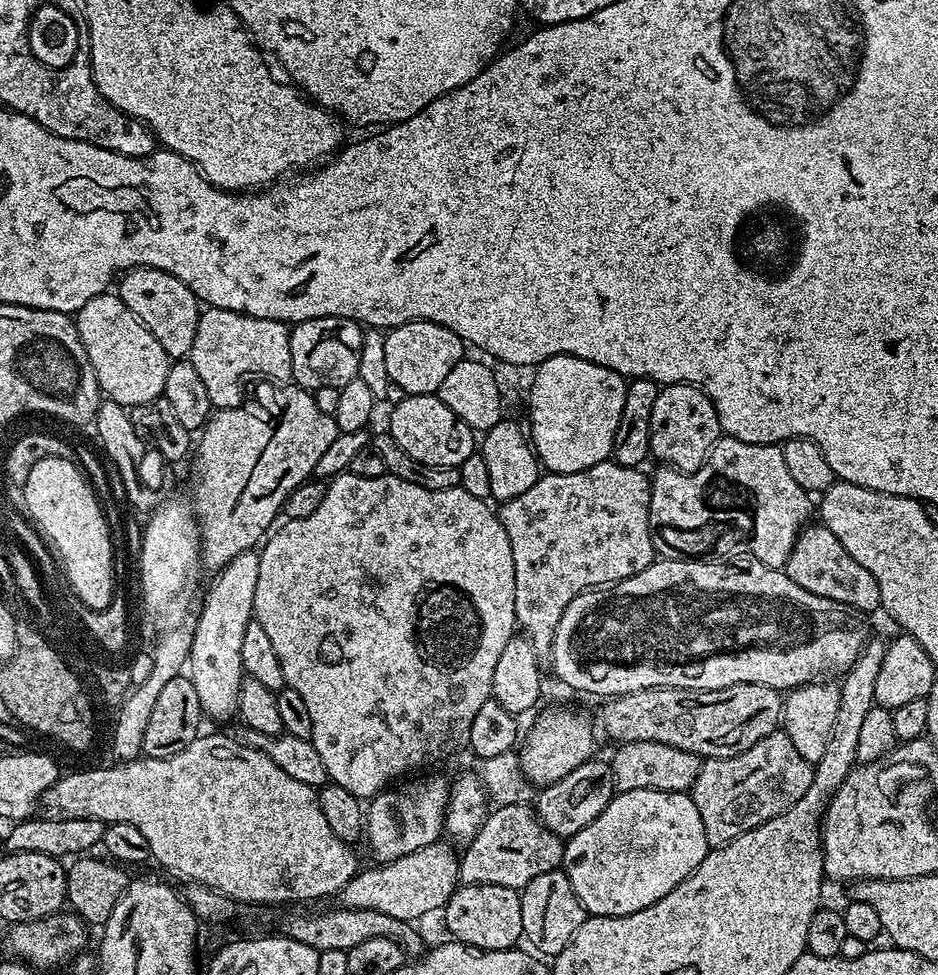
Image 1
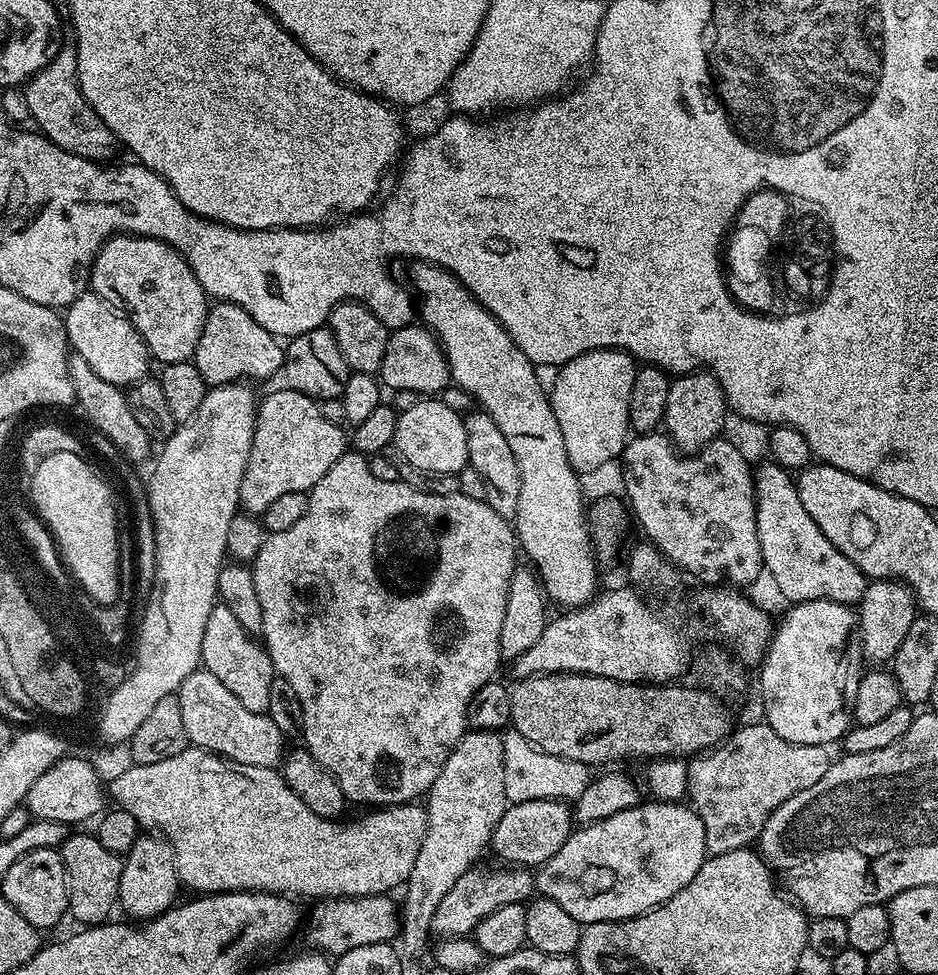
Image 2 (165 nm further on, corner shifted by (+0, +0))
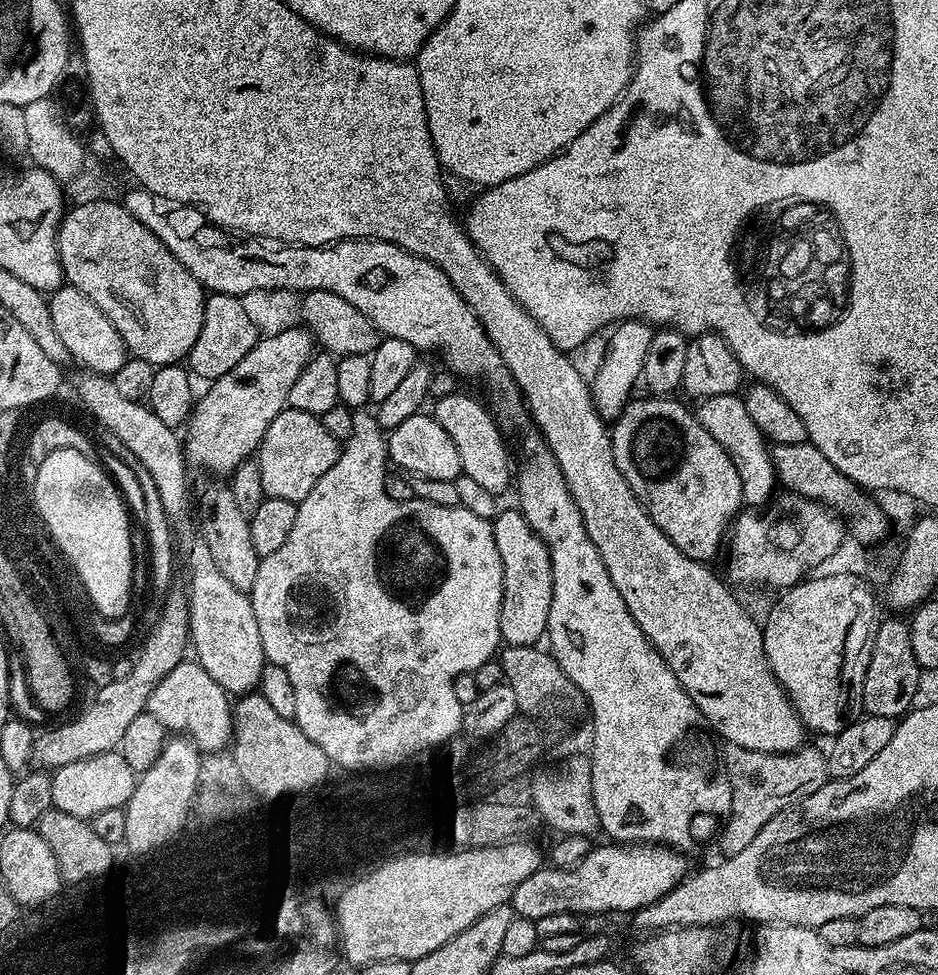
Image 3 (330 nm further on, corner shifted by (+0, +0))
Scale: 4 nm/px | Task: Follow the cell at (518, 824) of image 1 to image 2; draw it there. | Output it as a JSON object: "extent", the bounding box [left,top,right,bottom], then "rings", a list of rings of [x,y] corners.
{"extent":[432,866,534,937],"rings":[[[519,866],[496,867],[500,868],[472,867],[451,887],[434,913],[432,931],[437,937],[471,937],[482,921],[494,914],[494,910],[511,904],[524,904],[533,895],[534,876],[529,869]]]}

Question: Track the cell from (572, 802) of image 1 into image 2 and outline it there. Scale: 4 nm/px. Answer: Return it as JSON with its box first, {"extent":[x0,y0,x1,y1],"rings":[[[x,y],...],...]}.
{"extent":[491,800,574,870],"rings":[[[531,800],[509,803],[501,821],[493,832],[491,851],[496,851],[497,861],[508,866],[519,866],[529,870],[545,864],[572,837],[574,812],[563,800]]]}

